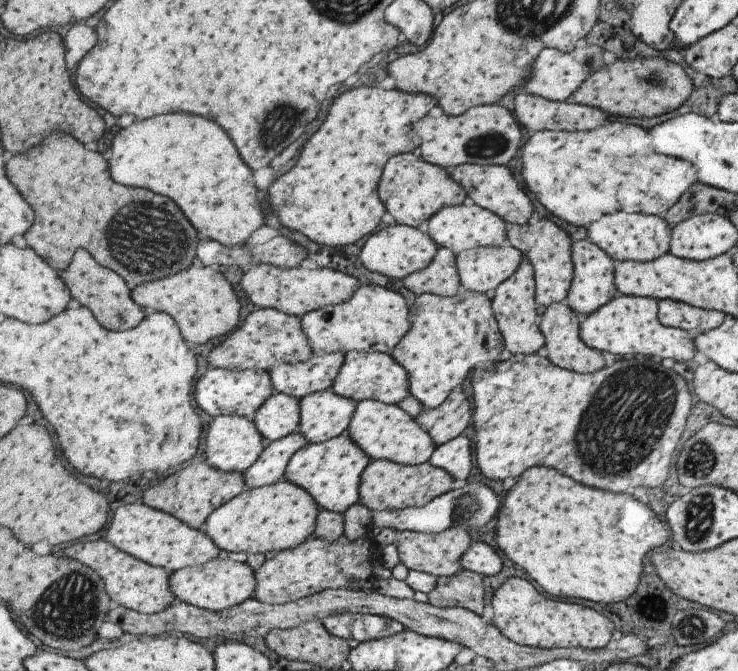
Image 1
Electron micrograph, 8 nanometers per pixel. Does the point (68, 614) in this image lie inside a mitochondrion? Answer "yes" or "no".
yes

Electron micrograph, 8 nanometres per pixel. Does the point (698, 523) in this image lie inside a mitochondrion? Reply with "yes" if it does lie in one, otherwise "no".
yes

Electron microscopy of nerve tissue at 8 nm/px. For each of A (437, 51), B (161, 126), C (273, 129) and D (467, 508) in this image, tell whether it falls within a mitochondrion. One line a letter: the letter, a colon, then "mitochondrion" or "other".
A: other
B: other
C: mitochondrion
D: mitochondrion

